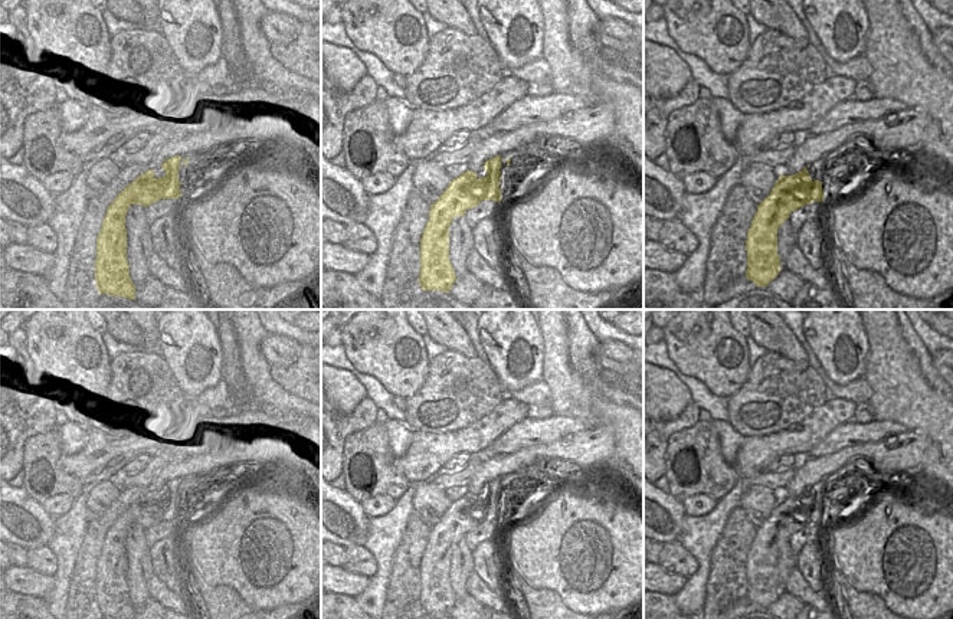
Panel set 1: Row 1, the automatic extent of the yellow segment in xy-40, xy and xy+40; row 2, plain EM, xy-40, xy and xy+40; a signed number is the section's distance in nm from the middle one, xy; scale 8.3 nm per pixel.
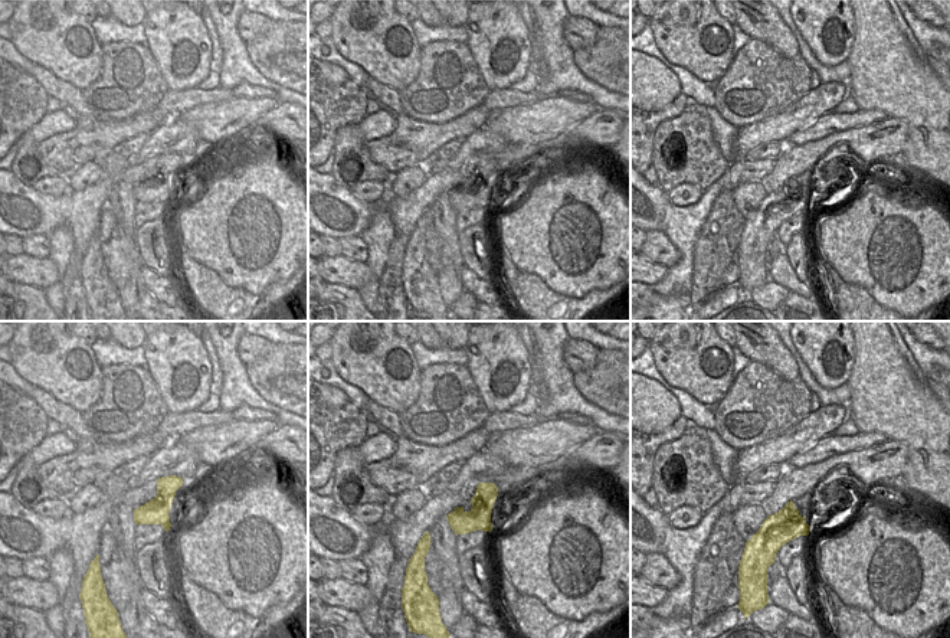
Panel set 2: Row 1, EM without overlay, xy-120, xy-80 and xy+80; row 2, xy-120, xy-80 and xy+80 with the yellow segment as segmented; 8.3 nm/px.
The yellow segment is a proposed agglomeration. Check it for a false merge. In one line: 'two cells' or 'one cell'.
one cell

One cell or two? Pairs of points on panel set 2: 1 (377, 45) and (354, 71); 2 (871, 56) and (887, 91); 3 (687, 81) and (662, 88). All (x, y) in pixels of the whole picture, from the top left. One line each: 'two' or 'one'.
1: two
2: one
3: two

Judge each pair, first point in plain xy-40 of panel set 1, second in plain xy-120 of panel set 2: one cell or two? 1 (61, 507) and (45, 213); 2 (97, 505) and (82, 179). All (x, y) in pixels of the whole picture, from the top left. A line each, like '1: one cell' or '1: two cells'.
1: two cells
2: one cell

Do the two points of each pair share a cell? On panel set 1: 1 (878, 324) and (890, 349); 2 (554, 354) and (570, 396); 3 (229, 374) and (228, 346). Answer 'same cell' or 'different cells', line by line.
1: same cell
2: same cell
3: same cell

